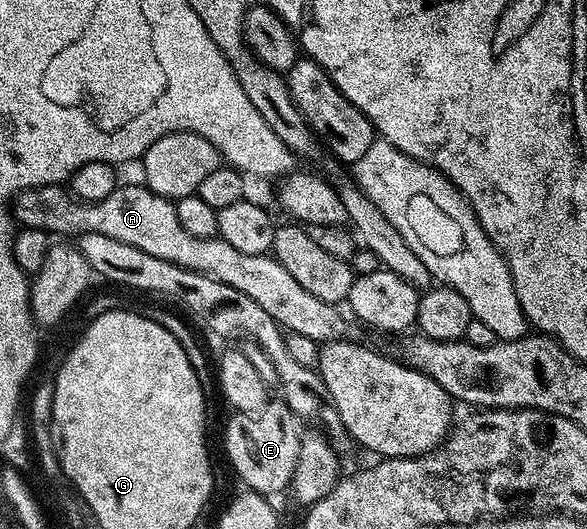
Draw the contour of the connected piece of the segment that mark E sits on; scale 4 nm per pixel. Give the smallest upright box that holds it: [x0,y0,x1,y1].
[226,398,303,498]

